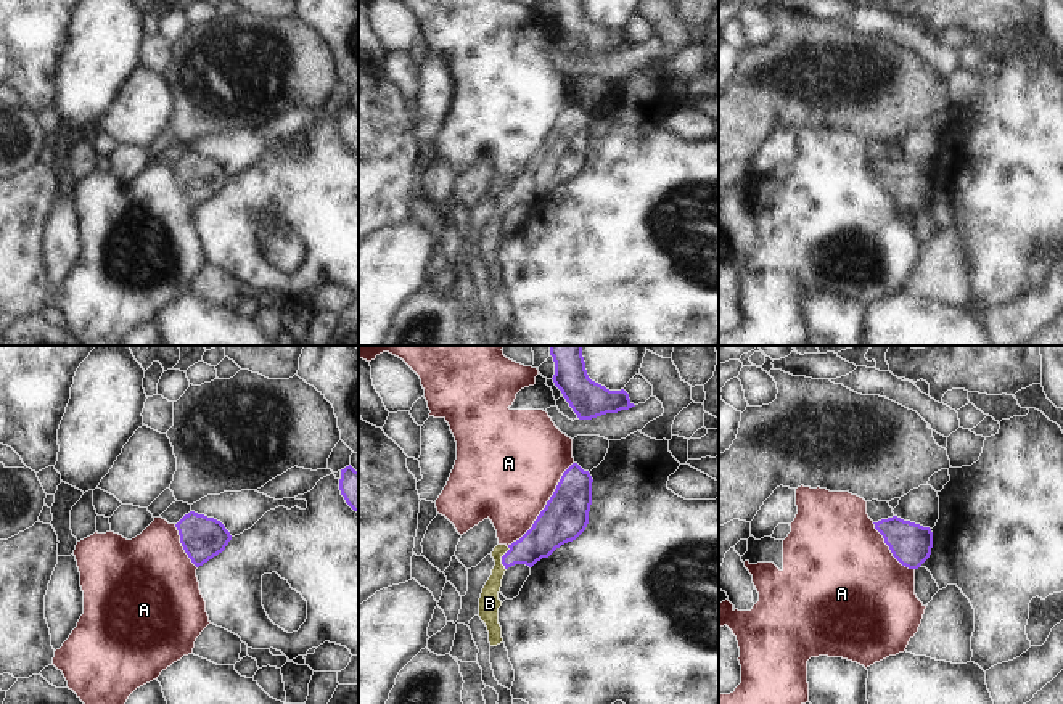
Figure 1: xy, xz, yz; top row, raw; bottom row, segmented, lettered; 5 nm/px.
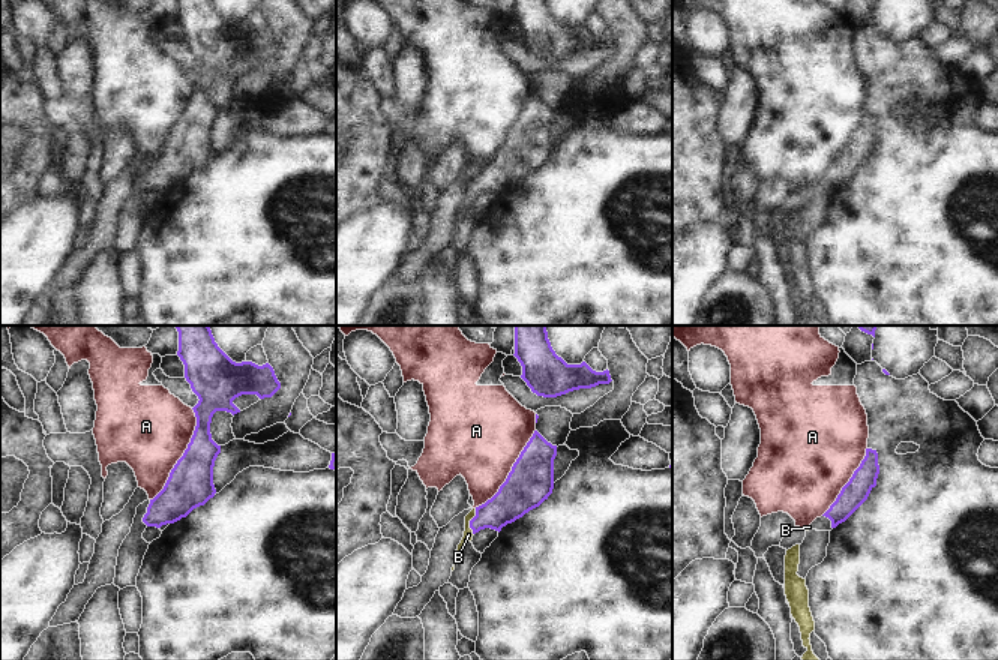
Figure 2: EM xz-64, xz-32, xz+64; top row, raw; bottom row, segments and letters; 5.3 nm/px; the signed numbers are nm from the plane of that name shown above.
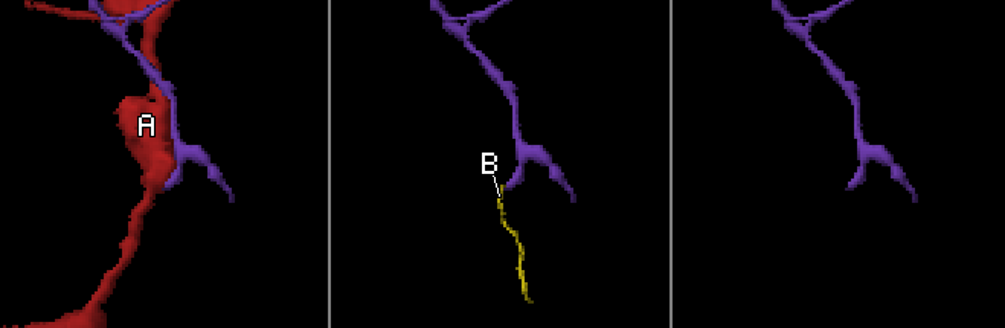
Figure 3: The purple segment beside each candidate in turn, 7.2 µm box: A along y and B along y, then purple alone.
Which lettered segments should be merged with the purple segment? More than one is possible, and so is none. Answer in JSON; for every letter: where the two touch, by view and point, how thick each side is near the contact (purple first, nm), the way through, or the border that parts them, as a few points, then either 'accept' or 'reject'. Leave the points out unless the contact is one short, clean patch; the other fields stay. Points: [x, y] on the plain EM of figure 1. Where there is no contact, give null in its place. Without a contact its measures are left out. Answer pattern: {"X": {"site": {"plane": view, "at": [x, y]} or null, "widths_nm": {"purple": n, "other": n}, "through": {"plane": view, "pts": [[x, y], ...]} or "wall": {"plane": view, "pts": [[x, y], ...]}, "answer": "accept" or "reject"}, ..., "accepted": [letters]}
{"A": {"site": {"plane": "xz", "at": [545, 147]}, "widths_nm": {"purple": 220, "other": 480}, "answer": "reject"}, "B": {"site": {"plane": "xz", "at": [502, 198]}, "widths_nm": {"purple": 170, "other": 110}, "through": {"plane": "xz", "pts": [[545, 176], [528, 190], [502, 198], [491, 229], [489, 243]]}, "answer": "accept"}, "accepted": ["B"]}

